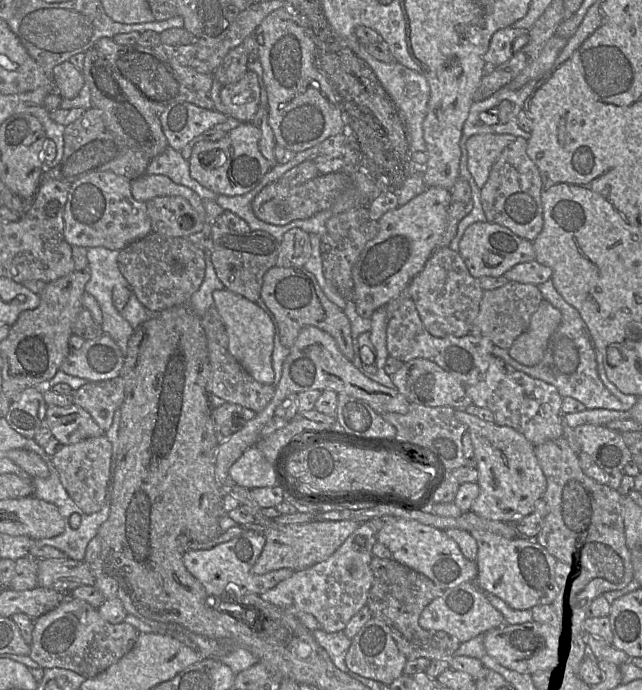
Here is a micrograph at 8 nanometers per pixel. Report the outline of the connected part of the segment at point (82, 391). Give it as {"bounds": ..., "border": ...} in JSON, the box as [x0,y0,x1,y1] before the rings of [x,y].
{"bounds":[73,375,124,431],"border":[[[119,375],[102,381],[89,381],[73,392],[73,401],[85,409],[98,426],[107,431],[115,411],[124,400],[124,380]]]}

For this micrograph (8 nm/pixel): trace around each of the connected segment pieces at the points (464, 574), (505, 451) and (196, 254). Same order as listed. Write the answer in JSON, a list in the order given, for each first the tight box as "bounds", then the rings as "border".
[{"bounds":[377,517,476,590],"border":[[[394,517],[392,522],[377,532],[377,541],[390,550],[394,561],[425,575],[442,590],[464,582],[475,582],[476,562],[465,558],[458,544],[444,530],[415,520]]]},{"bounds":[454,409,547,523],"border":[[[456,409],[454,415],[467,426],[474,448],[479,494],[471,505],[471,511],[484,518],[507,523],[530,514],[547,486],[535,455],[535,445],[510,426],[482,420],[465,410]]]},{"bounds":[118,232,205,312],"border":[[[151,232],[119,251],[118,268],[144,307],[160,312],[173,306],[187,306],[204,280],[205,252],[186,238]]]}]

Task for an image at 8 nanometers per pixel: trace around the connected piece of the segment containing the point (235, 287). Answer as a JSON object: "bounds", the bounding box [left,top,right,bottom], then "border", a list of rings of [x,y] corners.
{"bounds":[210,212,280,303],"border":[[[223,212],[211,223],[213,249],[210,252],[212,264],[224,287],[254,303],[260,298],[263,276],[276,266],[280,241],[262,230],[237,232],[227,226]]]}

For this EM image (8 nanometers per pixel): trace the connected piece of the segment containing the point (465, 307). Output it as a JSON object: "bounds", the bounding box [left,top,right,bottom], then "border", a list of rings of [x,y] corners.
{"bounds":[406,247,484,337],"border":[[[449,247],[436,249],[431,254],[423,269],[412,278],[406,291],[425,329],[435,337],[469,334],[484,292],[479,280],[470,275],[458,251]]]}

